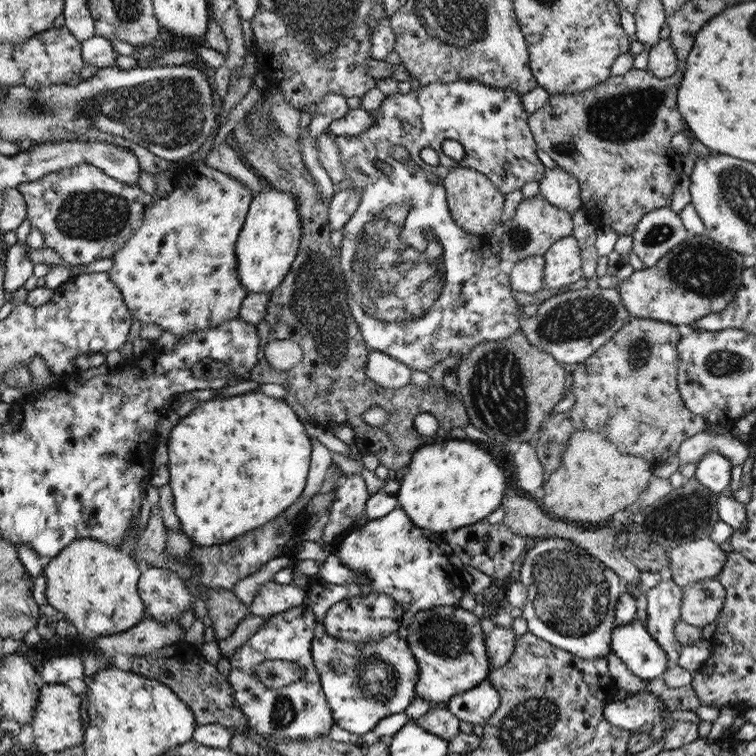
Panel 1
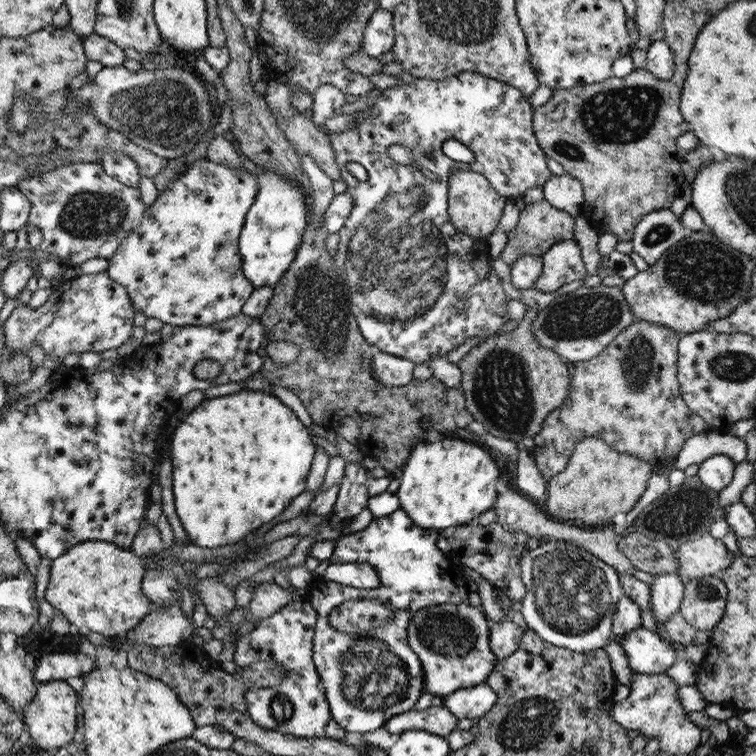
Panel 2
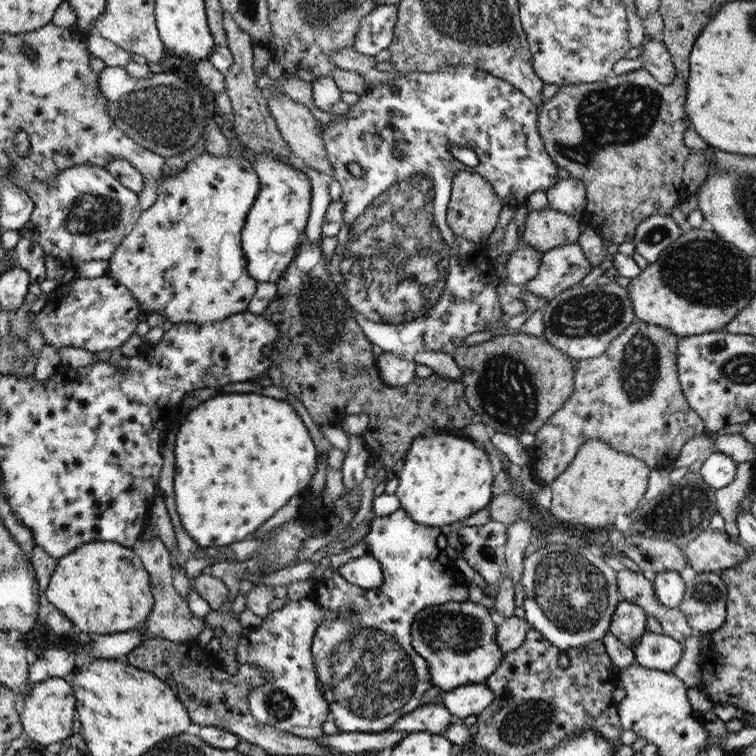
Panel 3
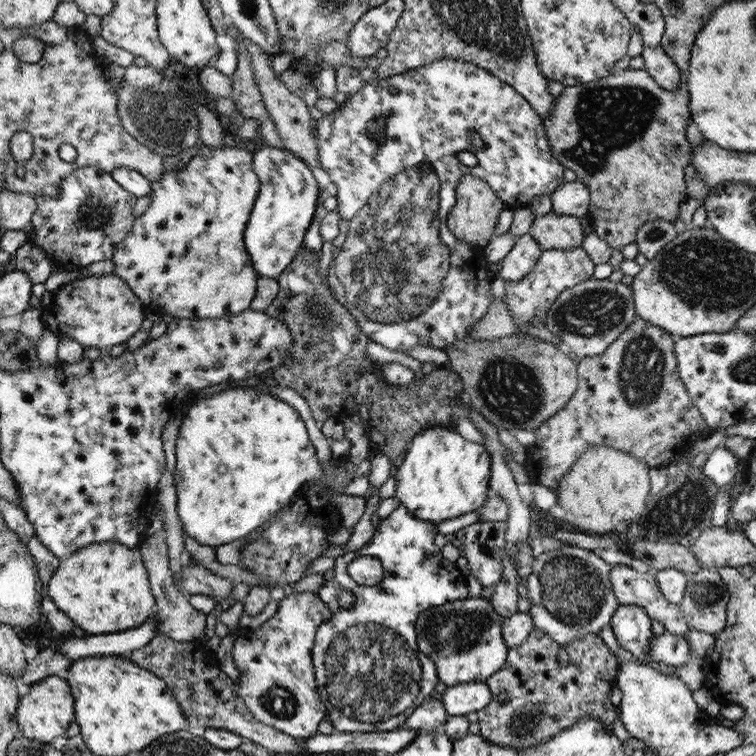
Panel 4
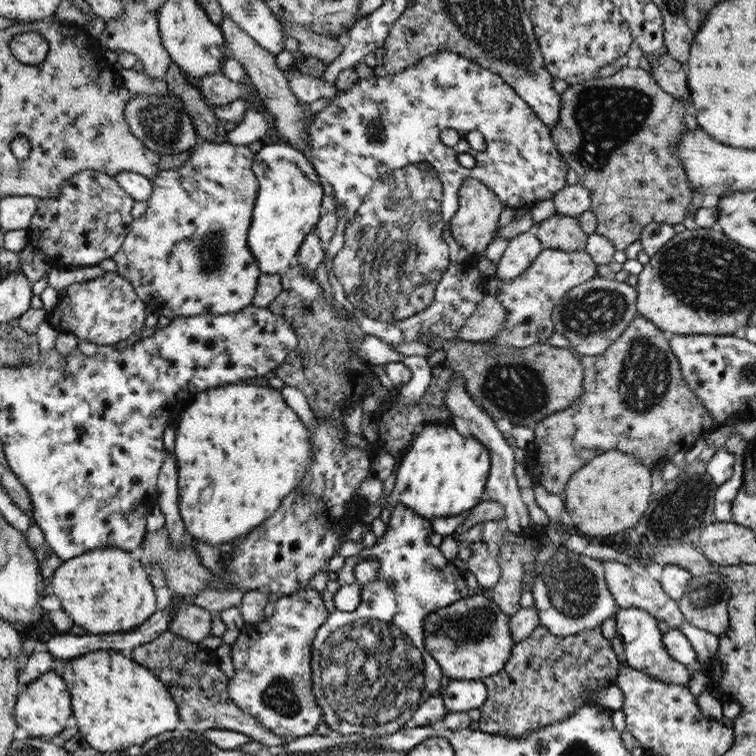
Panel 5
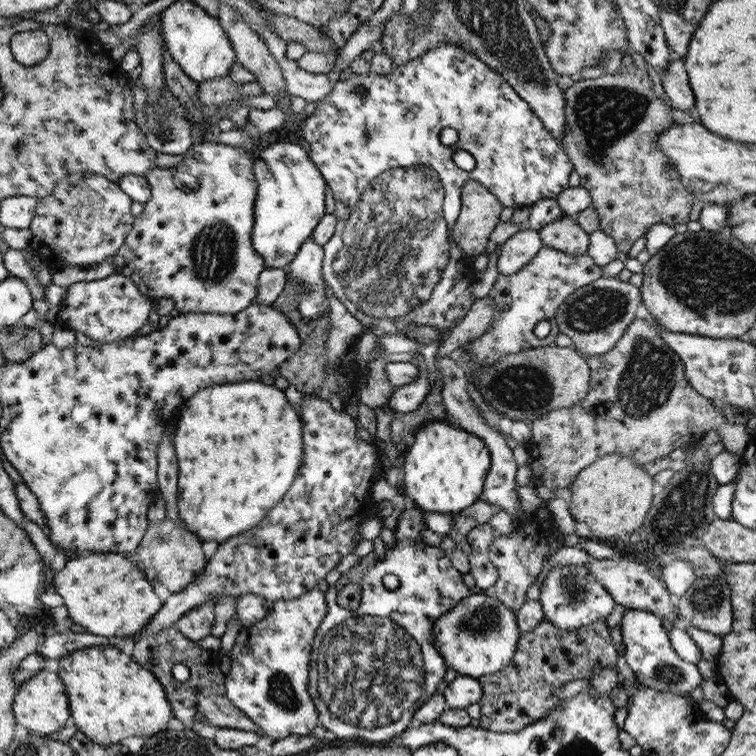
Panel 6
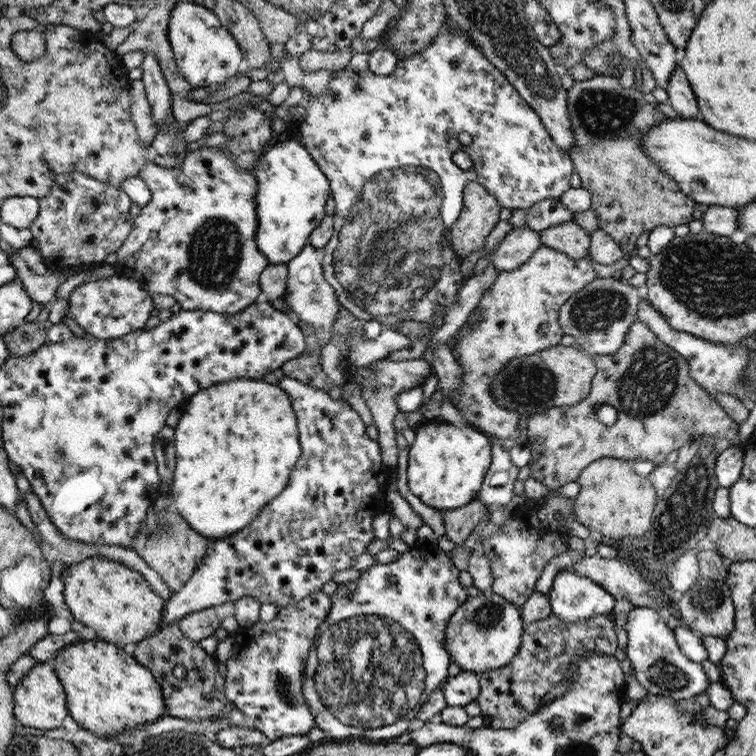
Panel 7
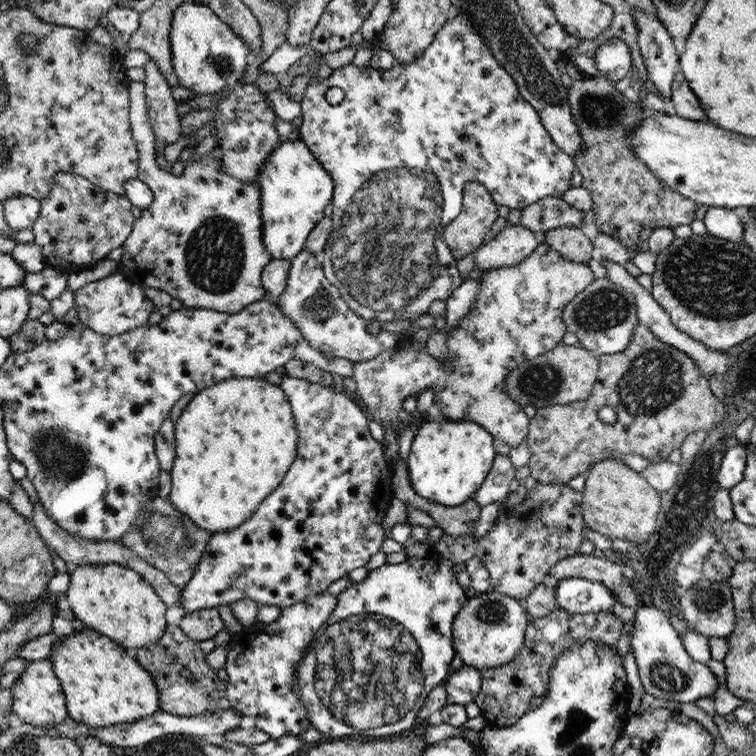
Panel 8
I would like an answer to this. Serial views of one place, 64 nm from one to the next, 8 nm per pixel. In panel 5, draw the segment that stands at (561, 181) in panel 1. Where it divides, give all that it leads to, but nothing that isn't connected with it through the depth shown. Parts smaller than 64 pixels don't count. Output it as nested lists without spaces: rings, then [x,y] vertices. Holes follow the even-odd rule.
[[[580,183],[567,184],[554,194],[552,199],[558,215],[579,217],[583,221],[588,221],[591,194],[585,186]]]

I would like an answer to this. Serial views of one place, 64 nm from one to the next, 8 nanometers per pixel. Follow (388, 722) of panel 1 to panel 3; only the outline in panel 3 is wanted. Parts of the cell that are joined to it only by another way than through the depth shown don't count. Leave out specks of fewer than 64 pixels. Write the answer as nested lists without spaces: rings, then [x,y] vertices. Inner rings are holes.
[[[437,700],[420,704],[412,712],[403,714],[391,728],[398,733],[426,732],[445,735],[454,720],[451,712]]]

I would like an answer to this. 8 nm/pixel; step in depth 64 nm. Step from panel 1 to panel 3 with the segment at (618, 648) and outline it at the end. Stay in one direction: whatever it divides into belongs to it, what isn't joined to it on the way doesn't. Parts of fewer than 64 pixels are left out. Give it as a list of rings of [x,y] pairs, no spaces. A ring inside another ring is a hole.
[[[646,630],[631,649],[634,653],[635,664],[652,670],[671,672],[681,659],[683,648],[682,641],[666,634],[656,634]]]

